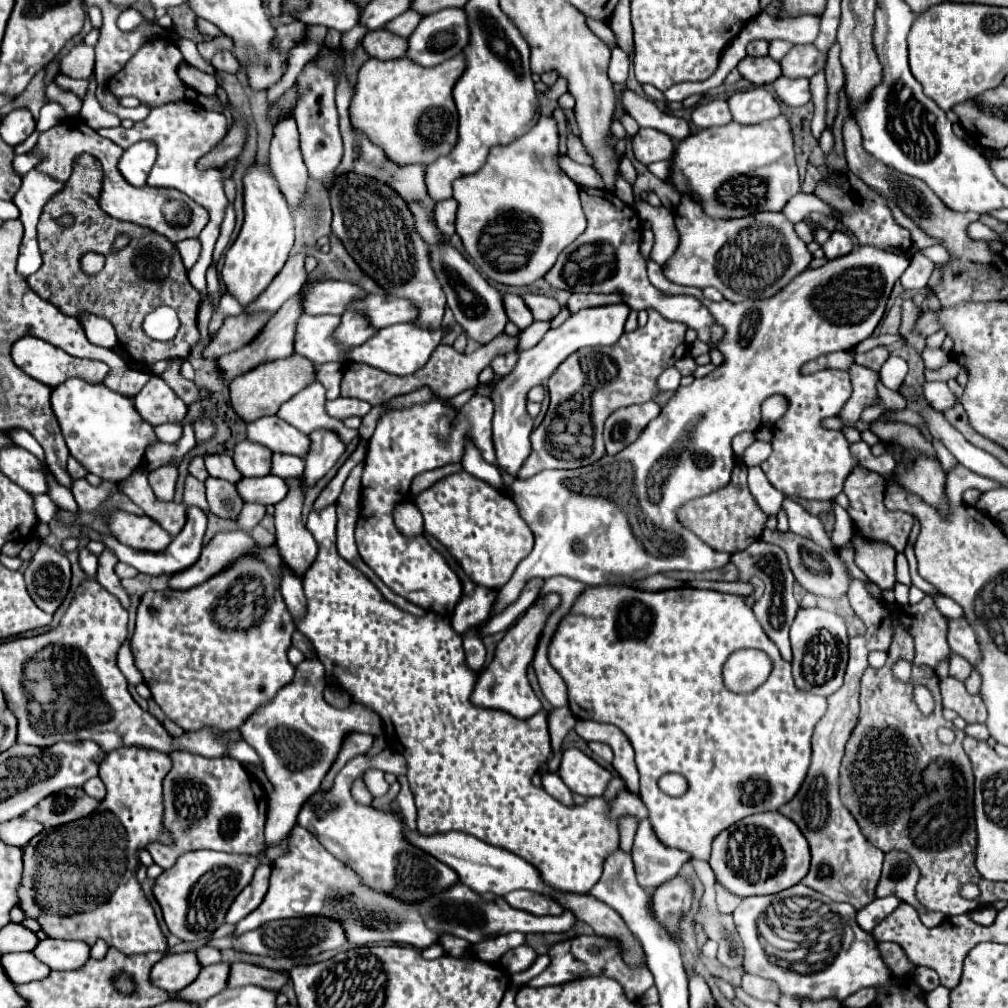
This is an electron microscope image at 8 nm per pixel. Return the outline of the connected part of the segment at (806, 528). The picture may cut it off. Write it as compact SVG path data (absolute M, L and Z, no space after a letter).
M784 499L784 509L788 513L788 521L790 521L790 531L802 535L802 537L808 537L812 539L814 543L822 545L826 551L834 551L836 545L832 543L830 535L826 533L822 521L814 515L810 515L804 507L800 507L798 503L794 501L788 501Z

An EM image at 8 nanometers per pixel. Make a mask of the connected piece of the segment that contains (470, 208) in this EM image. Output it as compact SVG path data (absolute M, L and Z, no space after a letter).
M540 117L540 121L518 141L492 147L484 167L474 175L456 179L452 189L454 199L458 201L456 233L462 239L466 253L488 279L504 285L530 285L544 277L556 263L560 251L586 229L578 185L558 167L558 129L554 117Z

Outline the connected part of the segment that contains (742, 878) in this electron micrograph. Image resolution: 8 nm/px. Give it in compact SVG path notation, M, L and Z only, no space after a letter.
M774 811L744 817L736 825L724 829L712 841L712 855L708 863L716 881L730 893L738 897L772 895L802 881L810 867L810 851L798 825Z

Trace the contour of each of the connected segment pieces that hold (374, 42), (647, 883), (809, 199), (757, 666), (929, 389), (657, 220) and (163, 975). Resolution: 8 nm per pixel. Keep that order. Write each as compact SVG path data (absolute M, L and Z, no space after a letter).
M384 29L378 31L368 31L362 39L362 45L366 53L374 59L400 59L402 53L406 53L406 39L392 35Z
M648 819L638 825L631 857L638 885L648 893L654 891L656 885L670 881L678 873L678 869L690 859L688 853L662 847L662 843L654 837Z
M798 193L794 195L786 209L782 209L782 213L786 215L786 219L790 219L792 223L800 223L804 221L804 217L808 217L812 211L818 211L818 213L824 213L824 215L832 217L836 215L828 204L818 199L818 197L812 197L812 195L806 195L806 193Z
M742 649L732 653L724 665L724 685L736 693L754 691L770 675L772 663L758 649Z
M926 381L922 385L922 395L936 411L944 411L956 403L956 397L948 389L948 385L940 381Z
M636 199L633 207L640 215L640 219L646 219L652 225L656 239L652 257L654 261L658 261L658 265L664 265L680 245L680 235L674 227L674 215L666 207L652 207L644 199Z
M178 953L178 955L164 955L150 971L152 985L164 989L166 993L174 995L190 981L194 981L200 973L200 965L196 961L196 953Z

